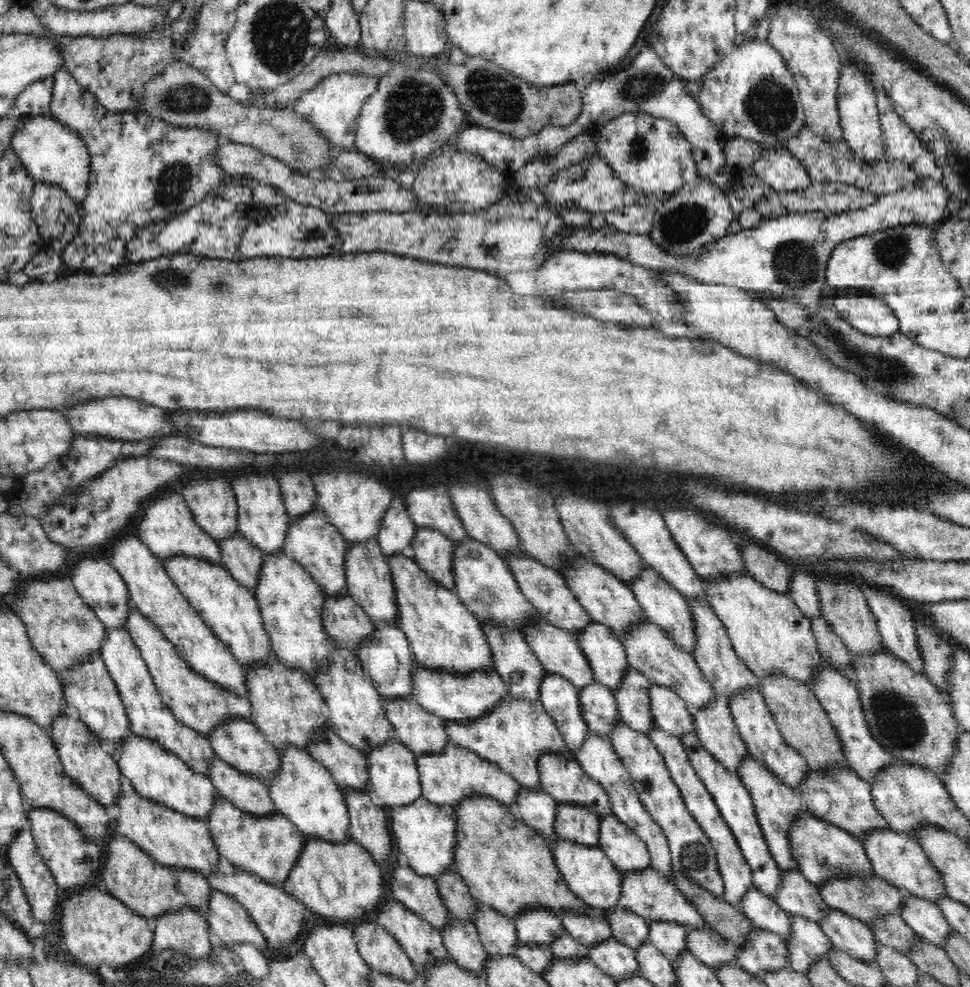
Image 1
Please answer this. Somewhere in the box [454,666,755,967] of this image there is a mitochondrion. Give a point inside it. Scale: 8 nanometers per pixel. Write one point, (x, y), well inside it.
(692, 855)

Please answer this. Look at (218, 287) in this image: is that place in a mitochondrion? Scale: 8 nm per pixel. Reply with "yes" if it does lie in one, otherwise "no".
yes

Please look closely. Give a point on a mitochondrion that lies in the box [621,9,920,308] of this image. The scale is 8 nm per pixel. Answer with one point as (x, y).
(771, 107)

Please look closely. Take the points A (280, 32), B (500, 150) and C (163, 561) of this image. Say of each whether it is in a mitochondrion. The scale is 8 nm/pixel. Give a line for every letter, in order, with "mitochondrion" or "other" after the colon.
A: mitochondrion
B: other
C: other

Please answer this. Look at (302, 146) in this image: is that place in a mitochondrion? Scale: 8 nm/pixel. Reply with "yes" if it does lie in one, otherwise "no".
yes

